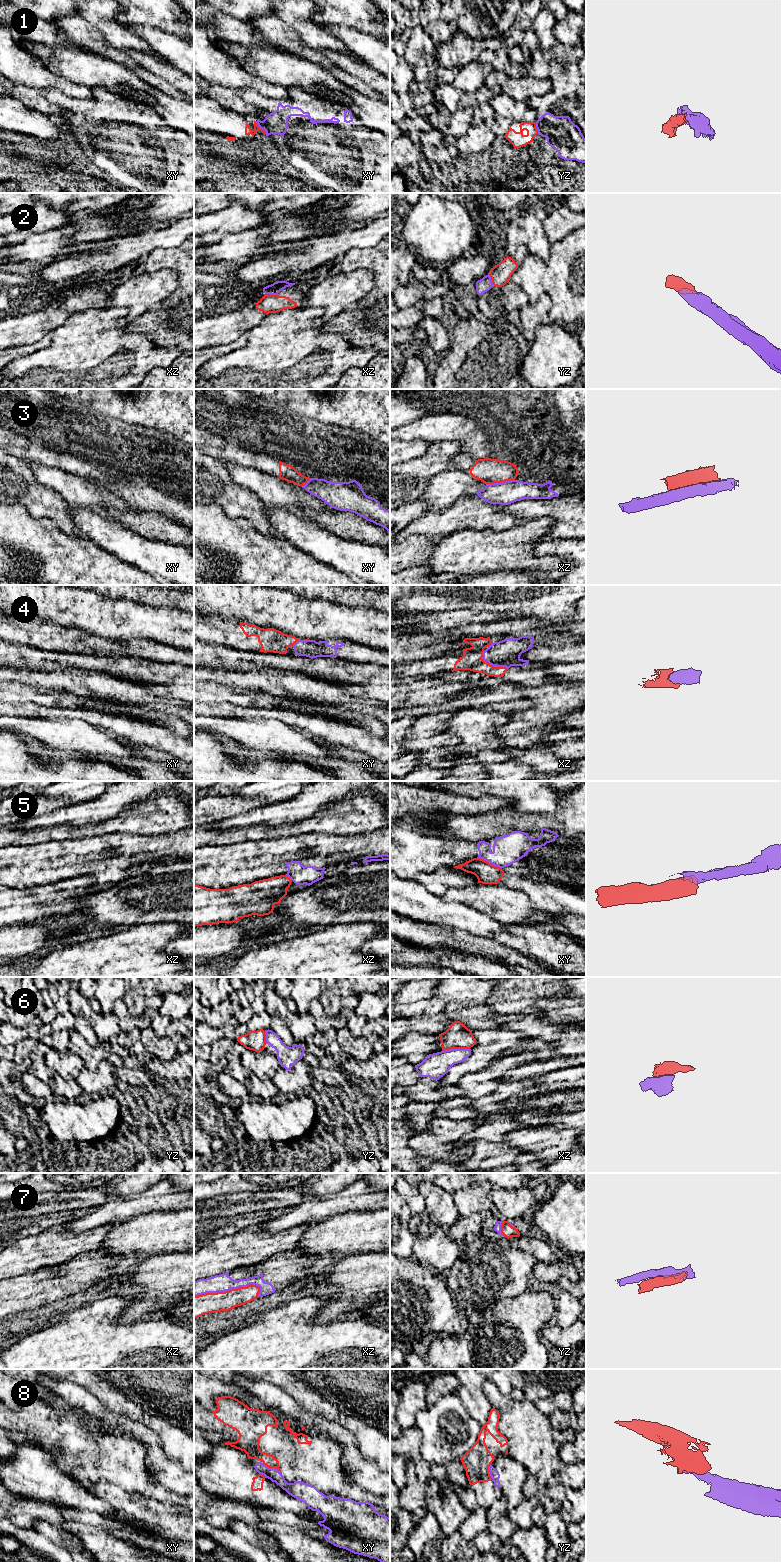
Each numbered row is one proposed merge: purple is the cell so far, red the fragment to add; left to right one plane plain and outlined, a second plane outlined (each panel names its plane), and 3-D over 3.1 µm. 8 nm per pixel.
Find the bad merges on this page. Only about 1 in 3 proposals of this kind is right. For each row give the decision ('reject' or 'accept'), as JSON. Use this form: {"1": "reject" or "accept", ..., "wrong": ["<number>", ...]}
{"1": "reject", "2": "accept", "3": "reject", "4": "accept", "5": "reject", "6": "reject", "7": "accept", "8": "reject", "wrong": ["1", "3", "5", "6", "8"]}

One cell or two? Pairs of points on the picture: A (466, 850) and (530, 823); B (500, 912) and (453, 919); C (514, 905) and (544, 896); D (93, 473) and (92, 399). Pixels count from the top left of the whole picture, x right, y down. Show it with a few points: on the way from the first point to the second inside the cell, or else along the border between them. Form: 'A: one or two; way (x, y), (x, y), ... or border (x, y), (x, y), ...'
A: two; border (522, 831), (511, 831), (495, 838)
B: two; border (465, 904), (489, 915), (506, 926)
C: two; border (510, 888), (524, 892), (535, 908)
D: two; border (71, 455), (96, 465), (103, 472), (113, 477)

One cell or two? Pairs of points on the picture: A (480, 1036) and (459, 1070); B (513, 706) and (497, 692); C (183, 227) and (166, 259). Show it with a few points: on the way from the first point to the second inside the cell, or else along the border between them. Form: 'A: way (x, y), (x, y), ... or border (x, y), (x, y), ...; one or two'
A: way (481, 1045), (481, 1051), (468, 1064); one
B: way (509, 702), (501, 696); one
C: border (179, 246), (155, 247), (150, 252); two

